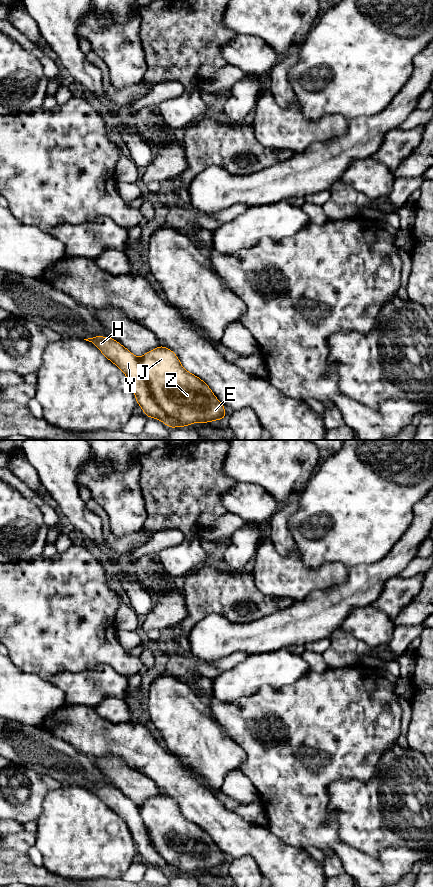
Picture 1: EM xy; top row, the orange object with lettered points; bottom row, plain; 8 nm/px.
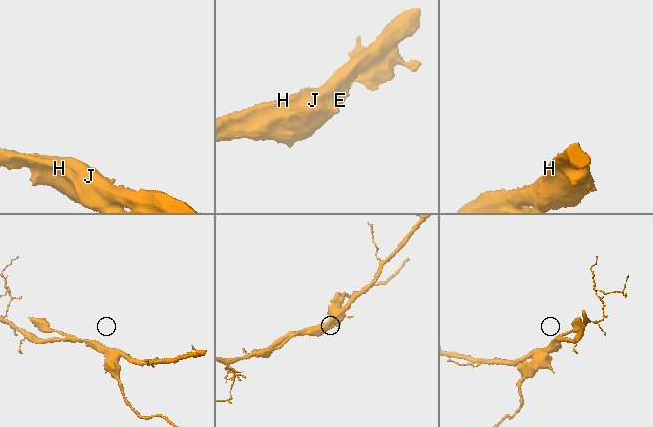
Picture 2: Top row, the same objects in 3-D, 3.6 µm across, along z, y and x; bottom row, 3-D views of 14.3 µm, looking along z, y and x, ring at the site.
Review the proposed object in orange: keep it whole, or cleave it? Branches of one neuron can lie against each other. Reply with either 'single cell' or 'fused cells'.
fused cells

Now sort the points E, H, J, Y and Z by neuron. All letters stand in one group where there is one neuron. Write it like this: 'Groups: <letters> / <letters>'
Groups: E J Z / H Y

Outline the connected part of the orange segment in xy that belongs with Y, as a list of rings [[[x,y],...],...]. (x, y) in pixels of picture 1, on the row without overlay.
[[[97,783],[84,788],[94,792],[109,809],[114,811],[126,823],[137,852],[142,856],[144,863],[162,869],[169,876],[185,875],[175,867],[168,865],[153,848],[137,804],[112,785]]]

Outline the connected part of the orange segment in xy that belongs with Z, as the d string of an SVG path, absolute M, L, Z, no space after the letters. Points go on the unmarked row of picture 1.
M156 795L139 806L139 813L149 841L168 865L185 874L226 867L225 854L203 828L181 813L172 798Z

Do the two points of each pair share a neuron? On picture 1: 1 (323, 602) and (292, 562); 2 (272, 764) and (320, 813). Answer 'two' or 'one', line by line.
1: two
2: one

